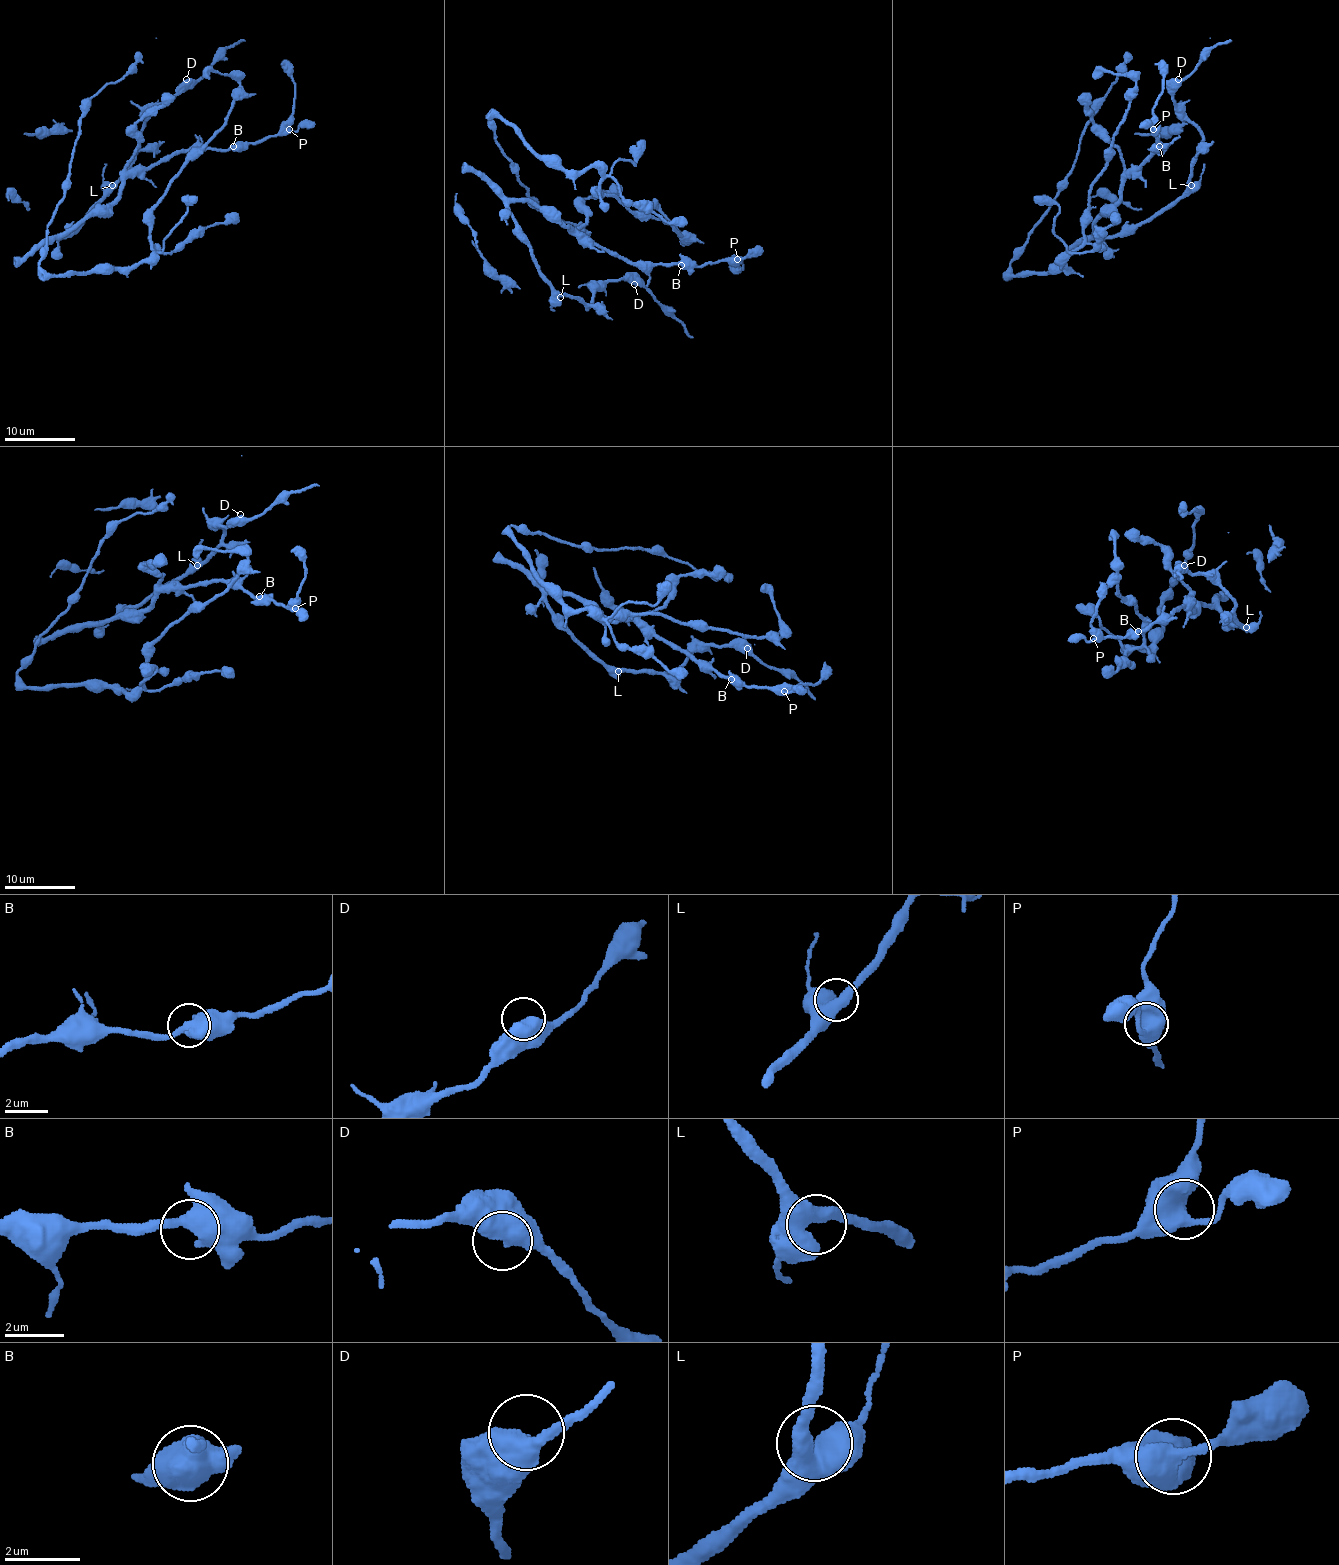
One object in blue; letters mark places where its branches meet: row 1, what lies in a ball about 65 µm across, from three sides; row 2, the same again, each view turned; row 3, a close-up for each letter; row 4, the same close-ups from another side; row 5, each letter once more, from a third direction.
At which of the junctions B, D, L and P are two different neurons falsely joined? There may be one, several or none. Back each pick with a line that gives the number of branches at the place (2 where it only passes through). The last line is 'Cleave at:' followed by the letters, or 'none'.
Cleave at: none

